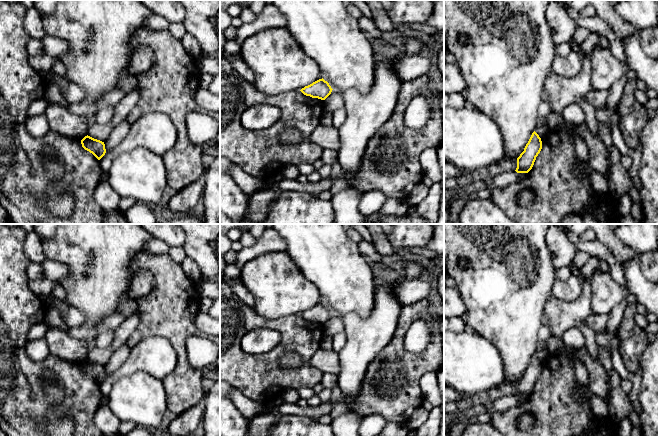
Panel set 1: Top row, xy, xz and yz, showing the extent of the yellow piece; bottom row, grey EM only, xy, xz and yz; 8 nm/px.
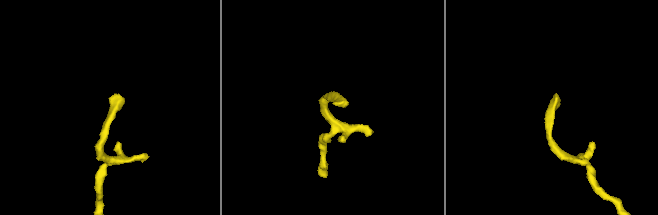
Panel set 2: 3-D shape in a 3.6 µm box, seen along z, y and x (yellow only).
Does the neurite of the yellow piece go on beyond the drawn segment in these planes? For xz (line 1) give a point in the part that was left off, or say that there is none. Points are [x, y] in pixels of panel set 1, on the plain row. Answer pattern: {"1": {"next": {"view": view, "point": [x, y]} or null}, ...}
{"1": {"next": null}}

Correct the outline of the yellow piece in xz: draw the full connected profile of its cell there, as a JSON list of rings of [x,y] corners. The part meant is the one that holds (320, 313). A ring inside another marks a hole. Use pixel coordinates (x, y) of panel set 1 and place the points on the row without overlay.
[[[322,302],[305,310],[300,315],[306,320],[325,324],[331,318],[332,314],[329,307]]]

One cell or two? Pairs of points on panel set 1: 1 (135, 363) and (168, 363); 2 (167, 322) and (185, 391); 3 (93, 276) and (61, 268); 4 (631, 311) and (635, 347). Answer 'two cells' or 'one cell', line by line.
1: one cell
2: one cell
3: two cells
4: one cell

